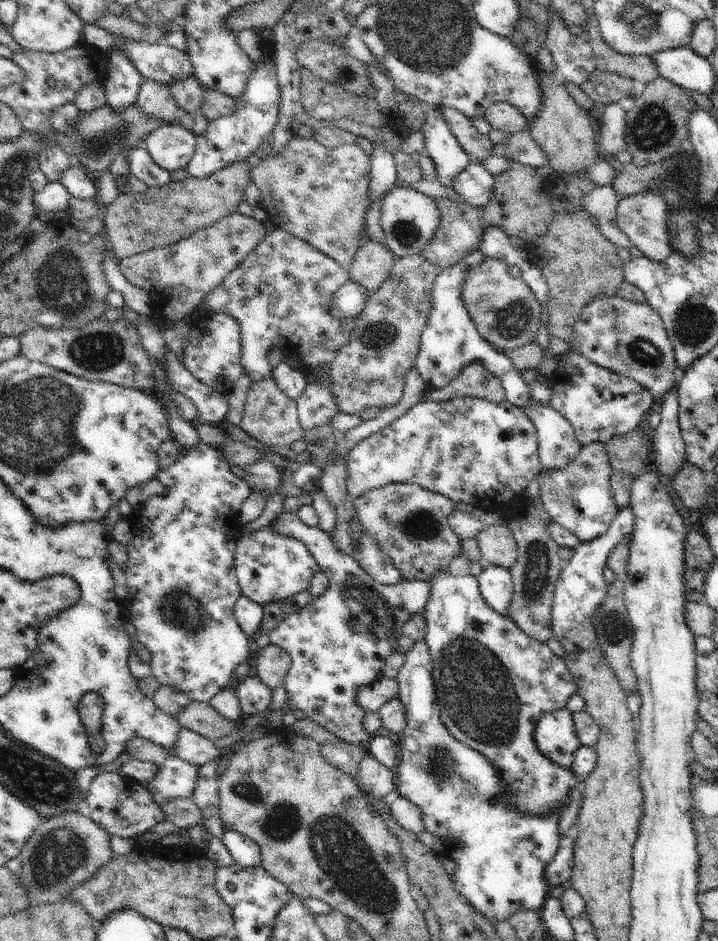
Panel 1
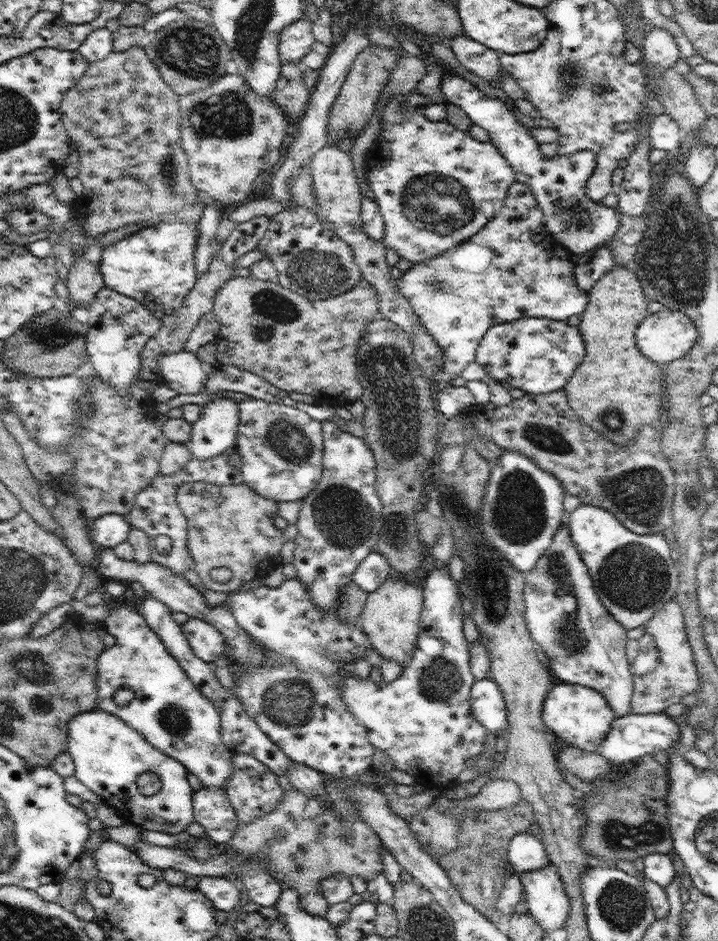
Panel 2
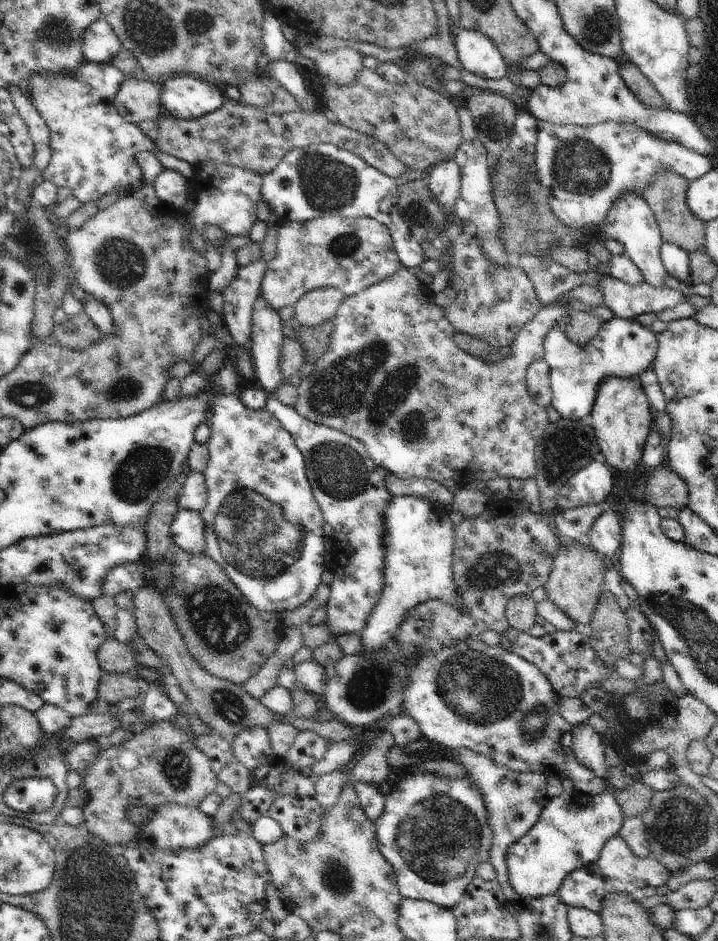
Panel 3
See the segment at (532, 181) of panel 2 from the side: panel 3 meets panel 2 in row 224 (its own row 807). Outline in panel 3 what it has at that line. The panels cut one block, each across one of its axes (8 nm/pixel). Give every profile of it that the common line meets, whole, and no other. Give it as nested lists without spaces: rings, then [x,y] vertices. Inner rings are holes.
[[[574,789],[571,793],[563,791],[558,798],[550,798],[536,825],[508,848],[508,882],[520,898],[557,894],[573,871],[598,860],[606,842],[620,831],[623,820],[622,810],[611,790],[590,795]]]

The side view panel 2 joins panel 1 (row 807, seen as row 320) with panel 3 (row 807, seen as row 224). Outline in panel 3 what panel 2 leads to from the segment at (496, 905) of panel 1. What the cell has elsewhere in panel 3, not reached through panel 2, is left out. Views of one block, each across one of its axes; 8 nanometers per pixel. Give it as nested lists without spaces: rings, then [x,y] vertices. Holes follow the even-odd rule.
[[[466,748],[458,750],[446,749],[444,759],[458,762],[466,768],[466,776],[478,784],[480,794],[484,796],[484,804],[488,810],[488,820],[492,822],[492,848],[488,861],[496,871],[496,881],[501,884],[508,882],[508,868],[506,856],[508,848],[511,848],[518,840],[521,840],[536,825],[540,819],[544,806],[550,801],[548,796],[547,775],[540,772],[515,772],[501,765],[496,765],[494,760],[477,754]]]

